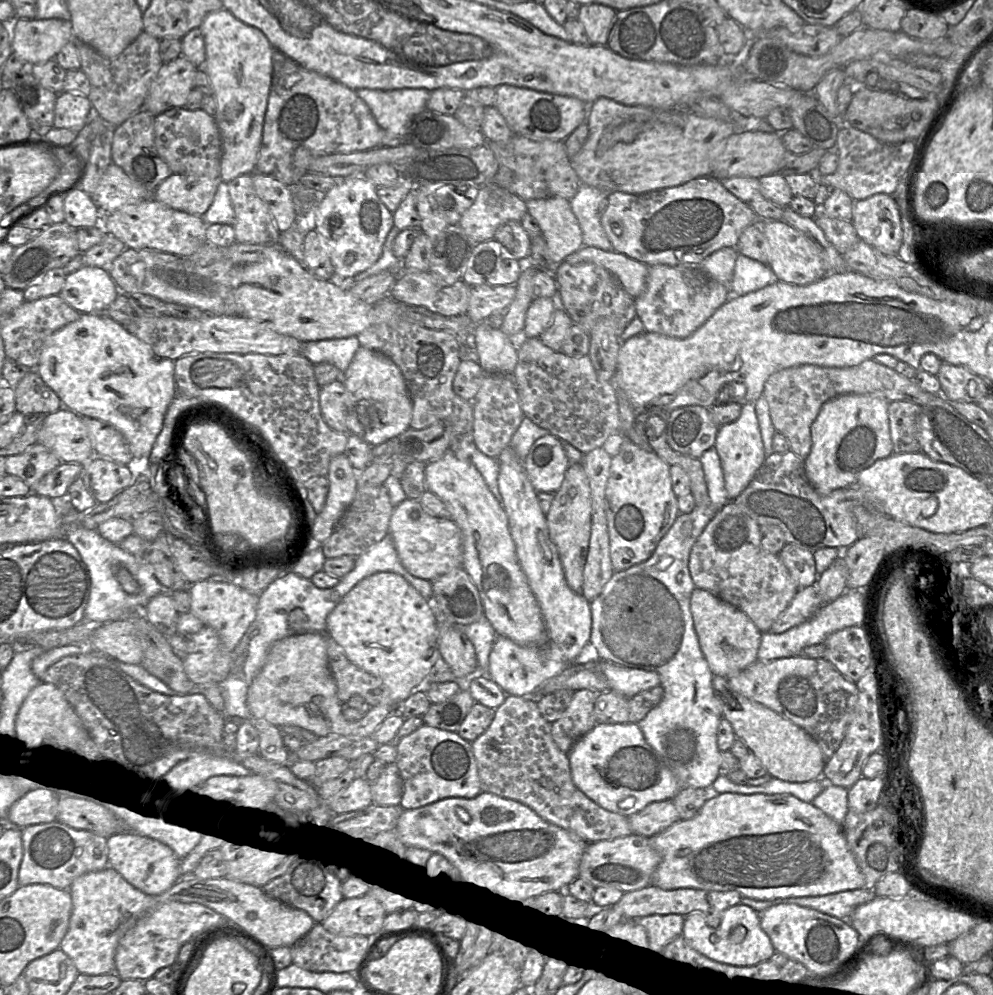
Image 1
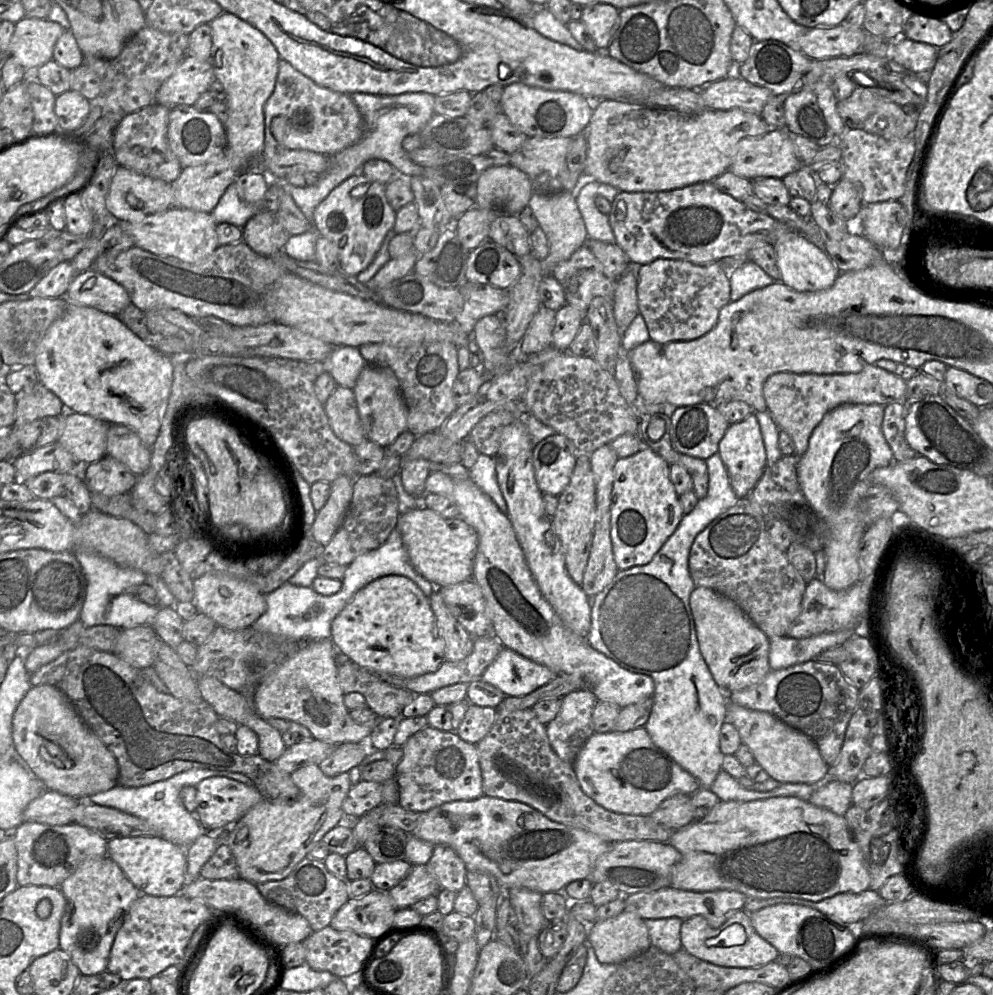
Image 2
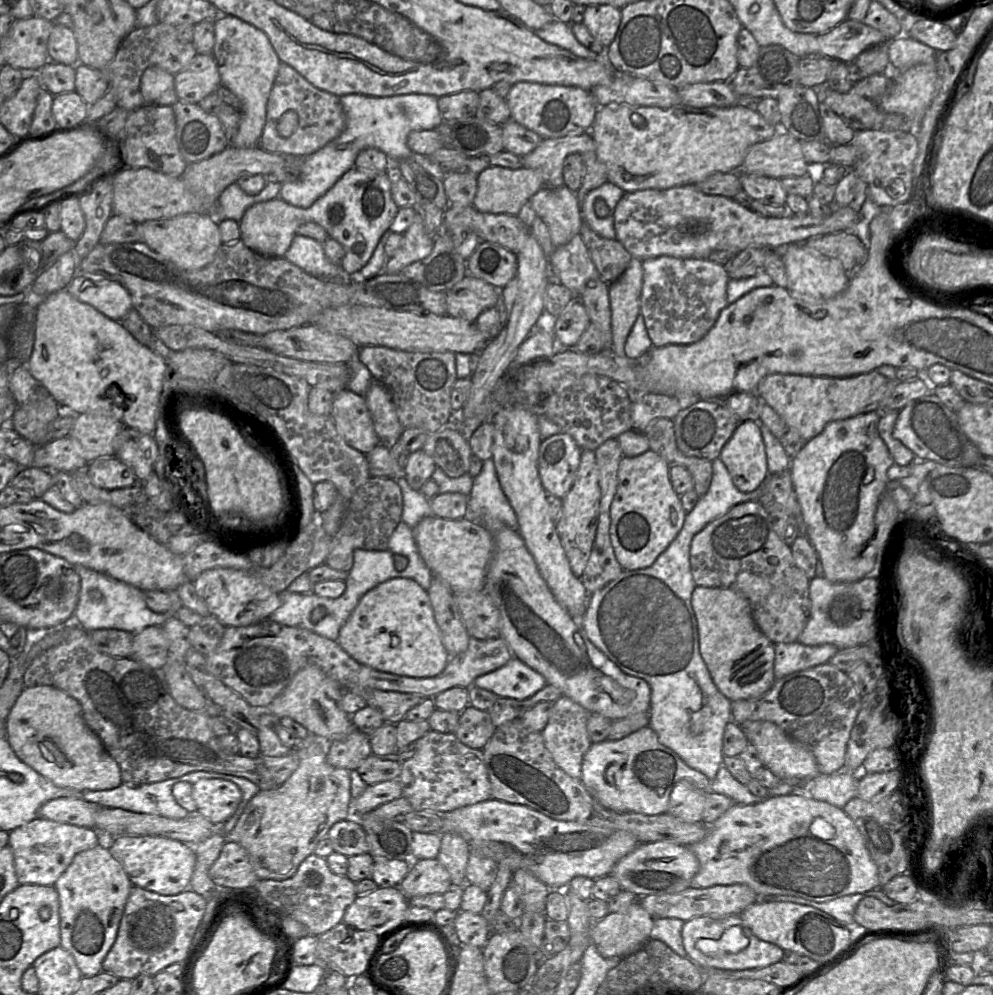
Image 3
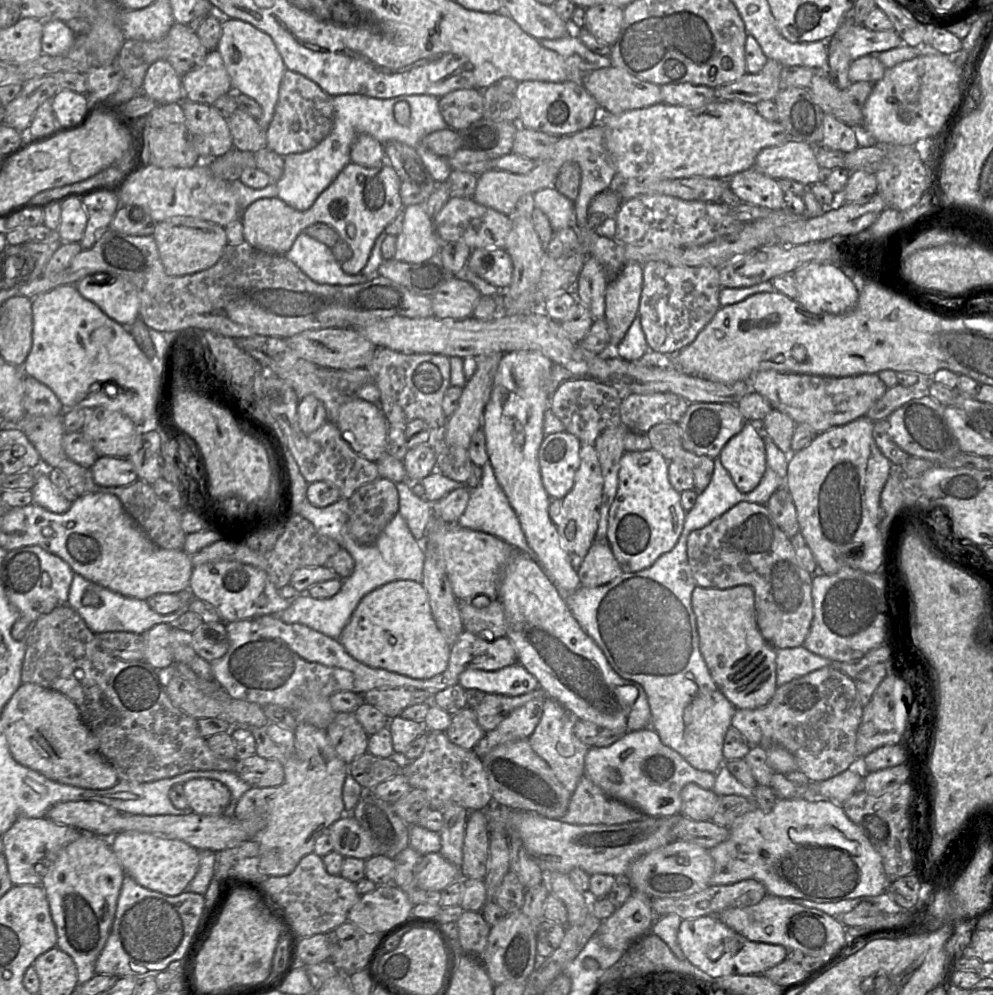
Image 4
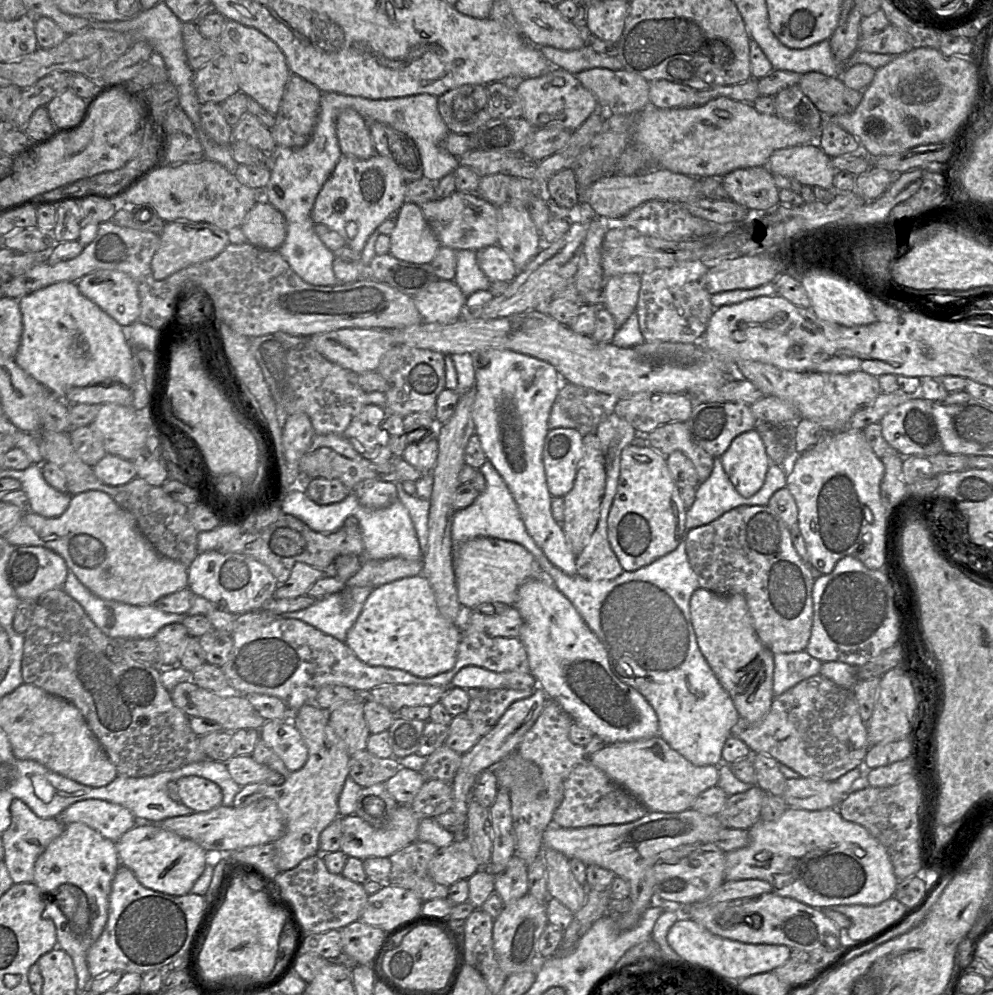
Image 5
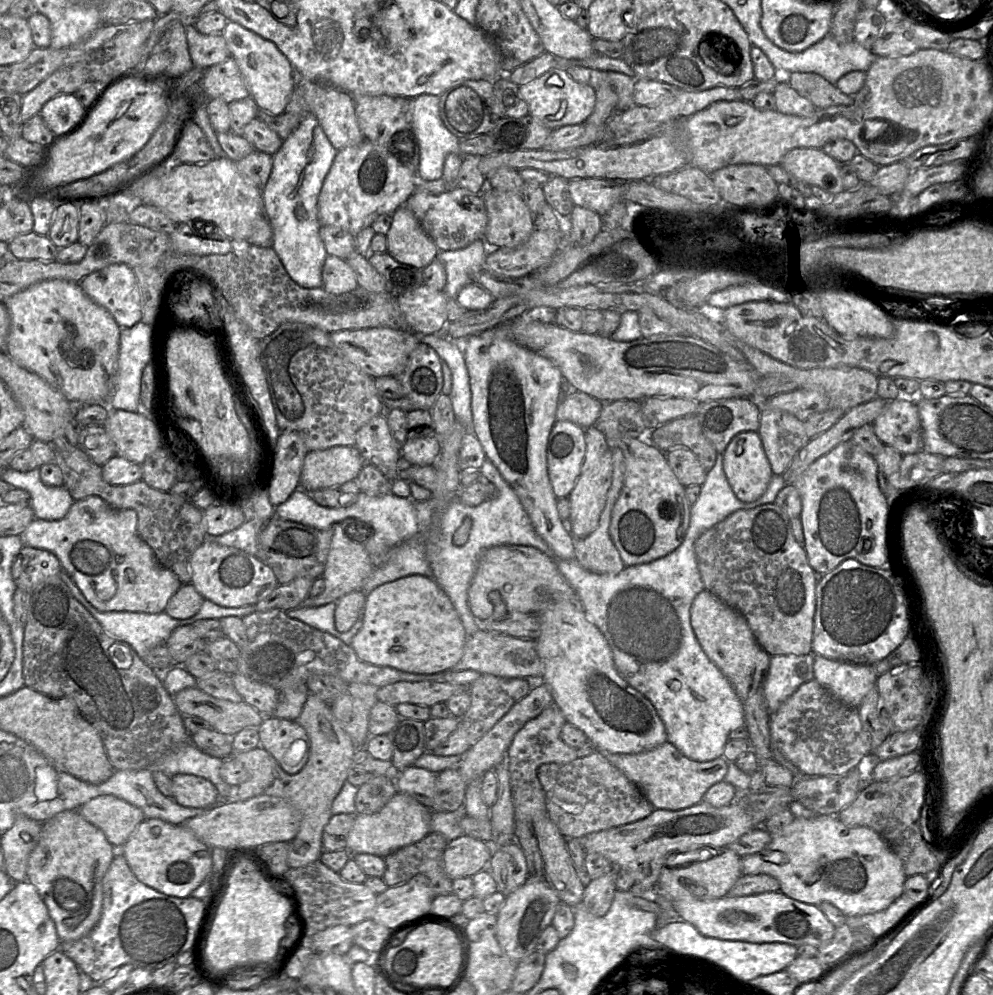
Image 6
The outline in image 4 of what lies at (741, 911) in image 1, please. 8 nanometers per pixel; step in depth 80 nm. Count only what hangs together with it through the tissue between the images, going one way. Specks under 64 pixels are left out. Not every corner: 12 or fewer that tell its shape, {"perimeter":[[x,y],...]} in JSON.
{"perimeter":[[716,915],[682,919],[677,942],[708,979],[763,974],[787,957]]}

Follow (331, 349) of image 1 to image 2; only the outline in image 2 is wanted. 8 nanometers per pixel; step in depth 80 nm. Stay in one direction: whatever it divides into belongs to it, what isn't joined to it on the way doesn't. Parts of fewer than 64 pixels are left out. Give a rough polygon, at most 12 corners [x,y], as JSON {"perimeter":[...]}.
{"perimeter":[[335,346],[322,363],[337,385],[354,388],[367,364],[359,349]]}

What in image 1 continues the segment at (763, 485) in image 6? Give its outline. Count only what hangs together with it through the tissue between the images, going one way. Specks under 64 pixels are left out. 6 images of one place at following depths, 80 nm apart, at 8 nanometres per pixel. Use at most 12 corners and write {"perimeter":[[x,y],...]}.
{"perimeter":[[754,403],[719,426],[714,447],[729,500],[766,458]]}

